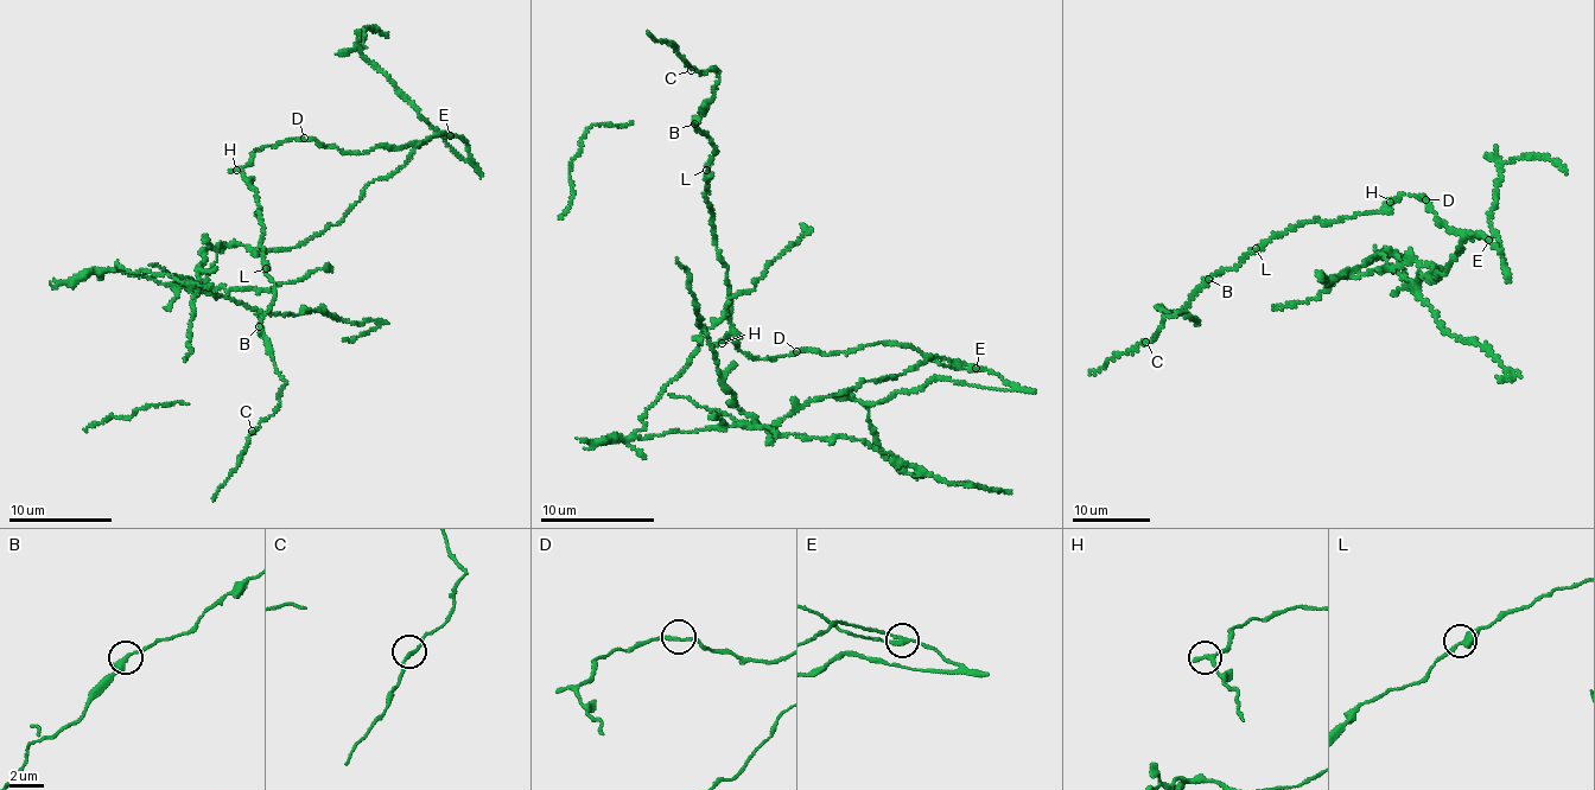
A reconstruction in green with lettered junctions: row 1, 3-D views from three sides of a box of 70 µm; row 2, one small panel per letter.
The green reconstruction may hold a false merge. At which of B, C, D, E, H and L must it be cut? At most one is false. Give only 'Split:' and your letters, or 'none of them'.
Split: E

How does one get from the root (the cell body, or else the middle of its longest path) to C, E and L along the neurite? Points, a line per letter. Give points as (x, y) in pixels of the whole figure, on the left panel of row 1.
C: (304, 140), (262, 146), (243, 170), (275, 291), (260, 323), (286, 381), (252, 431)
E: (304, 140), (316, 139), (345, 152), (361, 153), (375, 147), (408, 146), (432, 135), (451, 134)
L: (304, 140), (262, 146), (243, 170), (261, 208), (266, 268)

